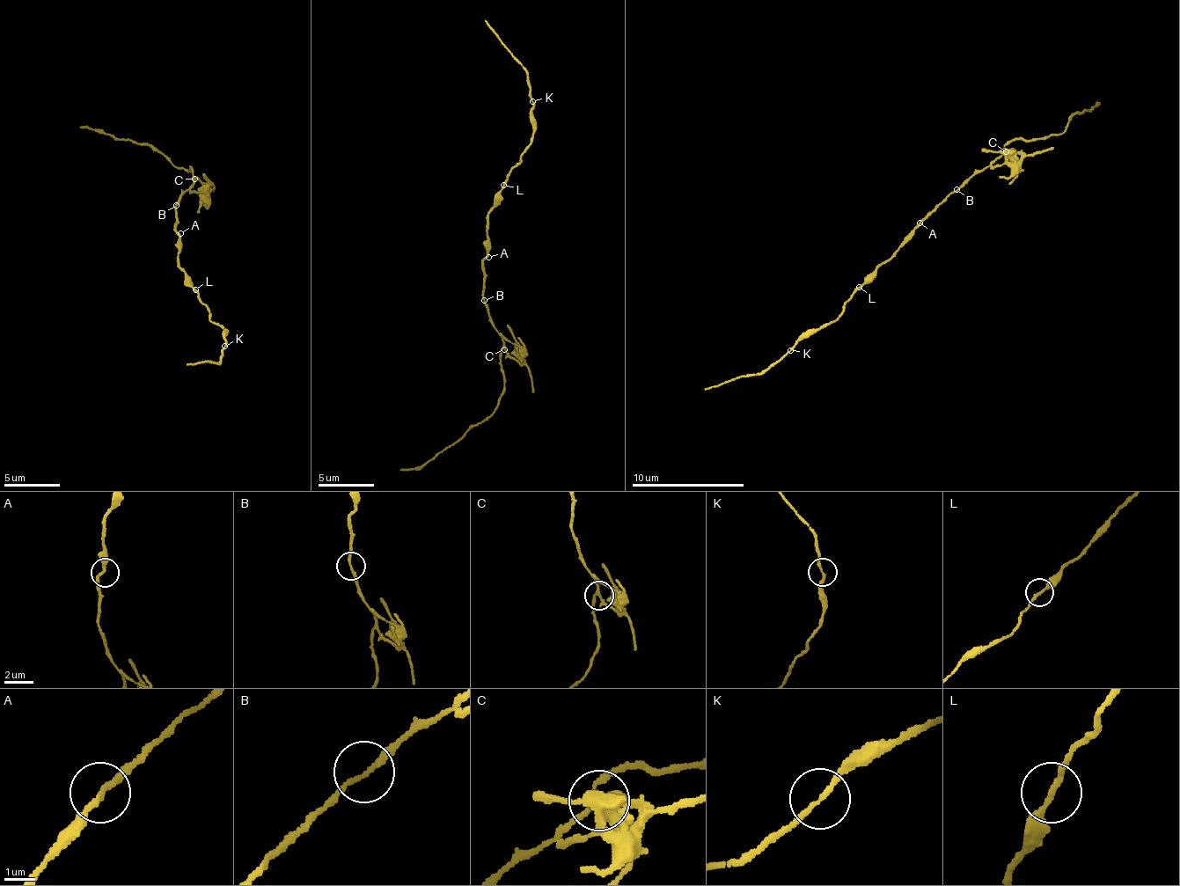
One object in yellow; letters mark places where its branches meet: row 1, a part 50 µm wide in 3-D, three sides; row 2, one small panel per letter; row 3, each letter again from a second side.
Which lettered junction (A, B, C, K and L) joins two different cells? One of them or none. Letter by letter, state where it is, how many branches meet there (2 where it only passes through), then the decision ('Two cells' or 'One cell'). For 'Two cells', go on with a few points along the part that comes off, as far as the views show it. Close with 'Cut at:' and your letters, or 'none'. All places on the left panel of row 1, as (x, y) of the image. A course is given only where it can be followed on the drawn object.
A: Place: (180, 233). Branches: 2. One cell
B: Place: (176, 205). Branches: 2. One cell
C: Place: (194, 179). Branches: 3. Two cells. Course of the part to remove: (195, 178), (210, 190), (213, 186)
K: Place: (224, 346). Branches: 2. One cell
L: Place: (195, 289). Branches: 2. One cell
Cut at: C

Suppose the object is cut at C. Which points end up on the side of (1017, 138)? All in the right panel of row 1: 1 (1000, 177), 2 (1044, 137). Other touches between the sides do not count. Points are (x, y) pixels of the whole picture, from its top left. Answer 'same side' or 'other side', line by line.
1: other side
2: same side

